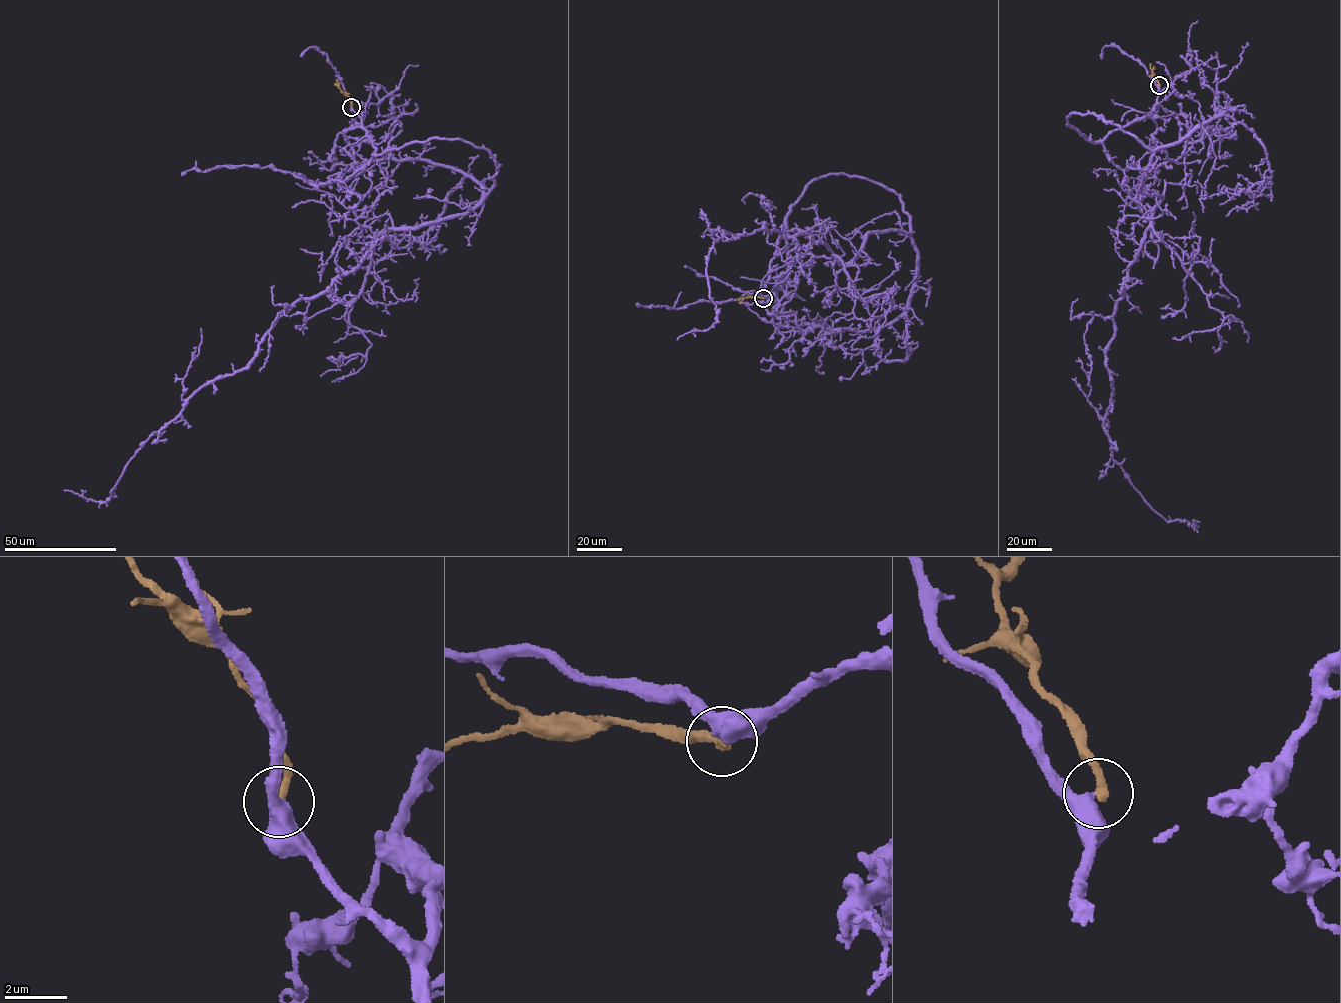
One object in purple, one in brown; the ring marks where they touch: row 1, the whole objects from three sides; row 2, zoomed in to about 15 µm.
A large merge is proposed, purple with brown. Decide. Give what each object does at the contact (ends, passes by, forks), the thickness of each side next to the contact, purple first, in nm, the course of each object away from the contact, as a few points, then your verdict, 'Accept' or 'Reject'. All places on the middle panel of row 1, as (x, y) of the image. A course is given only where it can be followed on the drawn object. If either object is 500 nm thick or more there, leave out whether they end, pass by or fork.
At the ring purple passes by. At the ring brown ends. Thickness 400 nm (purple) against 280 nm. Course of purple: (764, 298), (787, 226), (779, 249), (834, 254), (766, 222), (724, 230), (716, 322), (676, 339). Course of brown: (764, 298), (737, 299). Reject

